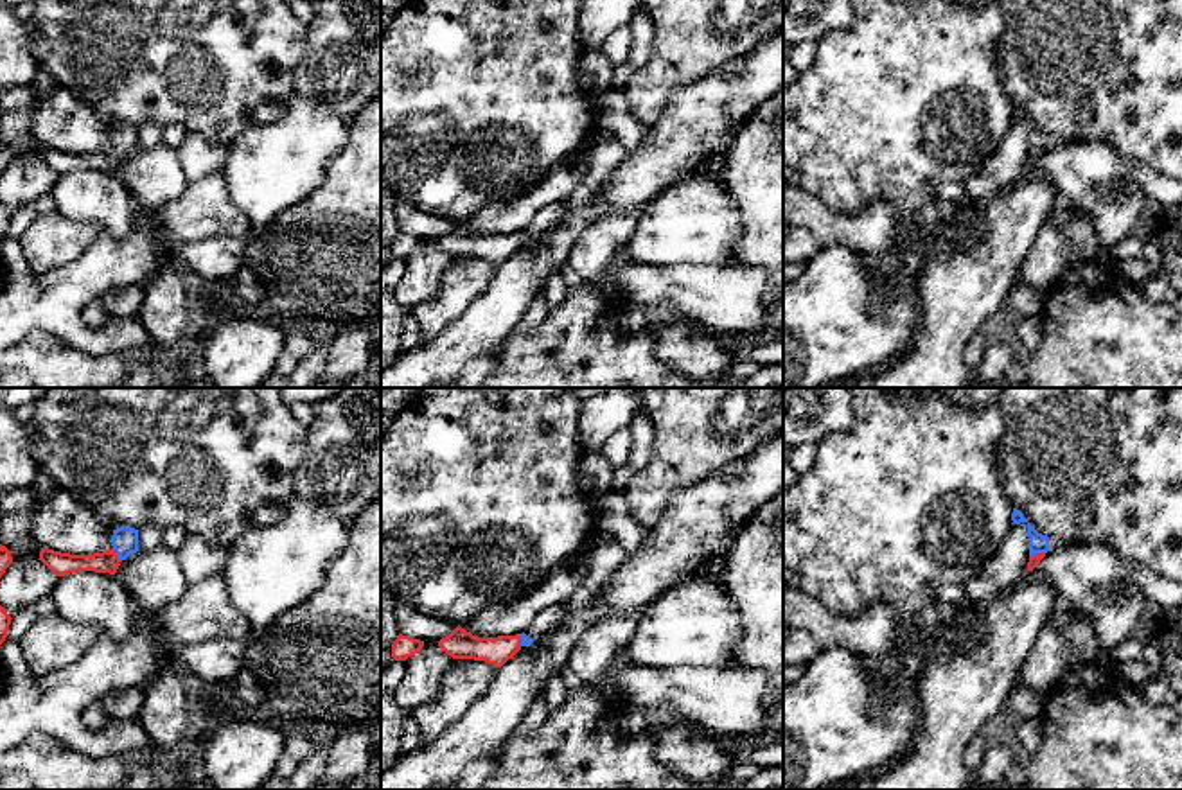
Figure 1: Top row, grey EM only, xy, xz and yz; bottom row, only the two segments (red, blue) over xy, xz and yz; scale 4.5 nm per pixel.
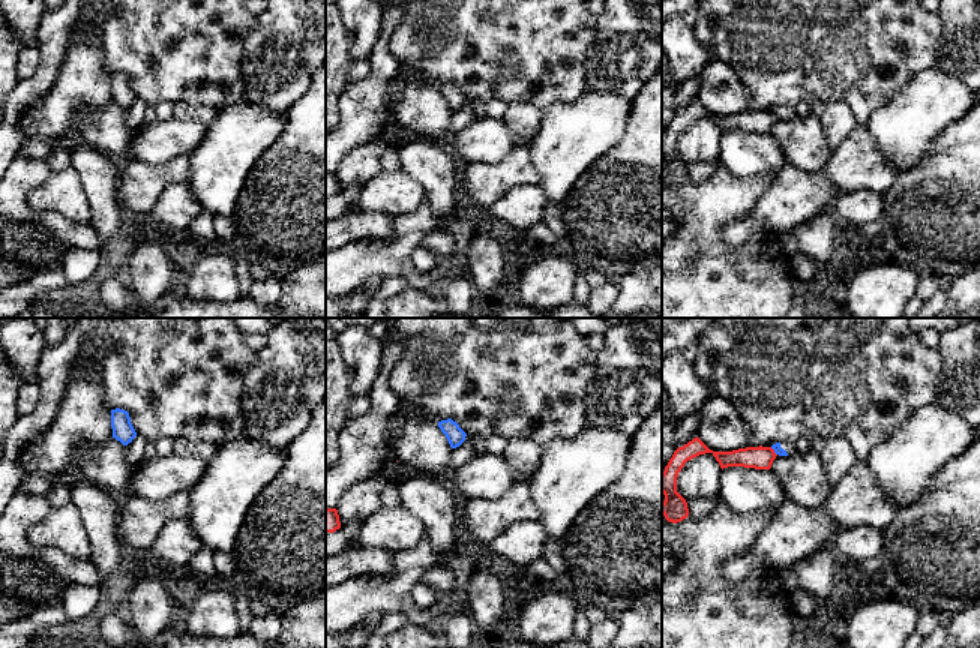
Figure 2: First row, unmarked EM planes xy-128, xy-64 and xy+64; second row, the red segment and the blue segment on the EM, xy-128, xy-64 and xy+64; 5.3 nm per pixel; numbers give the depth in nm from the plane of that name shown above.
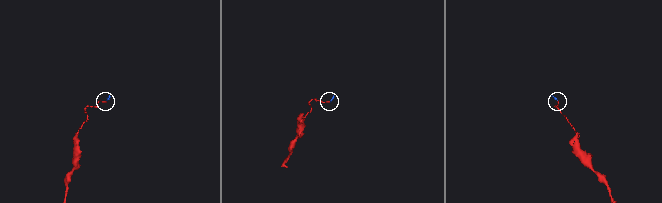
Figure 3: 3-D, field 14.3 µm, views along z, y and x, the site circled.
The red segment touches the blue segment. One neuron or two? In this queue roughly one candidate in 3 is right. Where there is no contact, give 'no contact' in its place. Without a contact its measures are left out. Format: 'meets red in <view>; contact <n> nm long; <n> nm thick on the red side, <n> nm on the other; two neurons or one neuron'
meets red in xy; contact 80 nm long; 100 nm thick on the red side, 120 nm on the other; one neuron

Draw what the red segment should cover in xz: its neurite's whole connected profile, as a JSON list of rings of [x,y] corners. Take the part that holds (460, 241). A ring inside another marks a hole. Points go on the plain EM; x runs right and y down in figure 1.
[[[458,223],[449,233],[438,239],[438,244],[453,257],[485,259],[501,266],[523,244],[530,244],[532,241],[534,237],[525,230],[516,233],[478,235]]]

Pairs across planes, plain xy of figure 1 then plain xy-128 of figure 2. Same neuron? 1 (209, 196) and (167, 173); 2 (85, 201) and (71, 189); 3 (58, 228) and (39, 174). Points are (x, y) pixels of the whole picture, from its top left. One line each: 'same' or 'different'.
1: same
2: different
3: different

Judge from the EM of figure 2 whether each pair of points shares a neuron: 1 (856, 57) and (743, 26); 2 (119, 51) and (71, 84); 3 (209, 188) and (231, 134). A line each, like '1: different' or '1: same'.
1: same
2: different
3: same

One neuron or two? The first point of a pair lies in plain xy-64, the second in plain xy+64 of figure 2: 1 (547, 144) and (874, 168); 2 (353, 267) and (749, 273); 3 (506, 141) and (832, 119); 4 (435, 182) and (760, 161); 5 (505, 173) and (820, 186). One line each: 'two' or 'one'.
1: two
2: two
3: two
4: one
5: two

